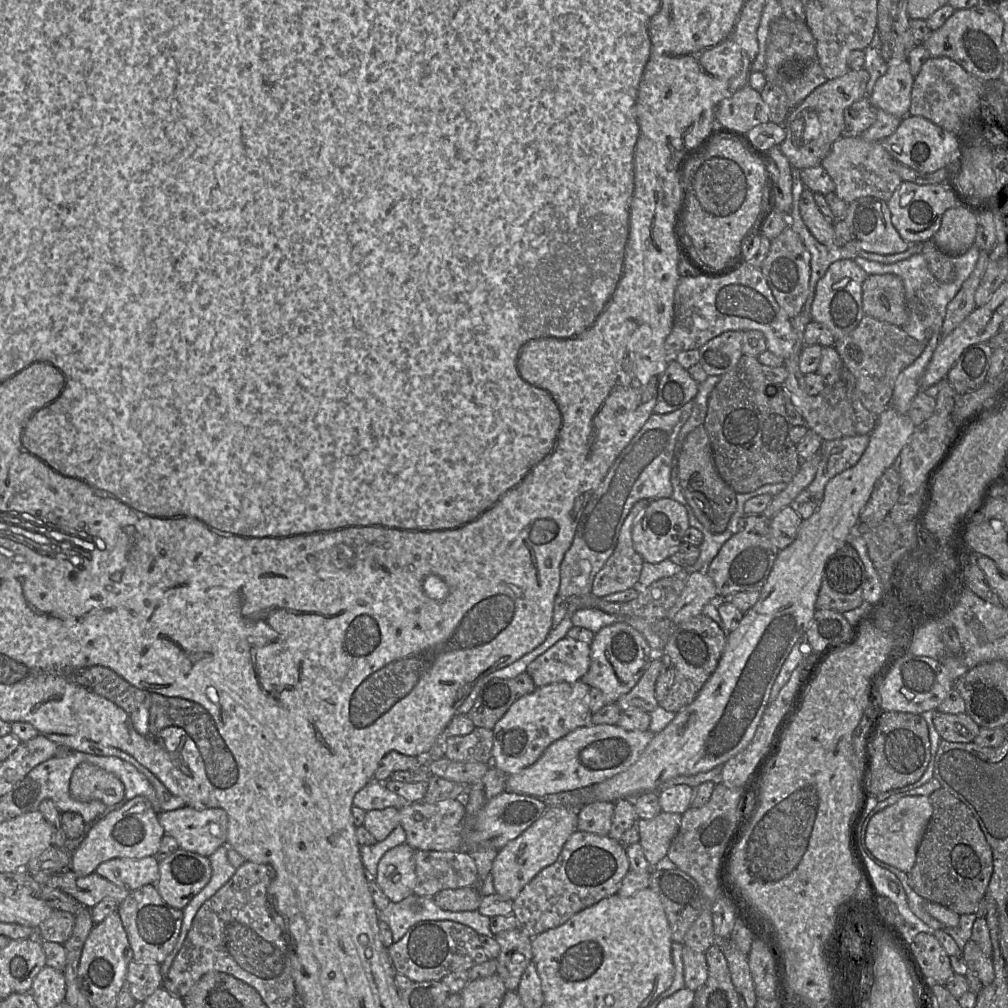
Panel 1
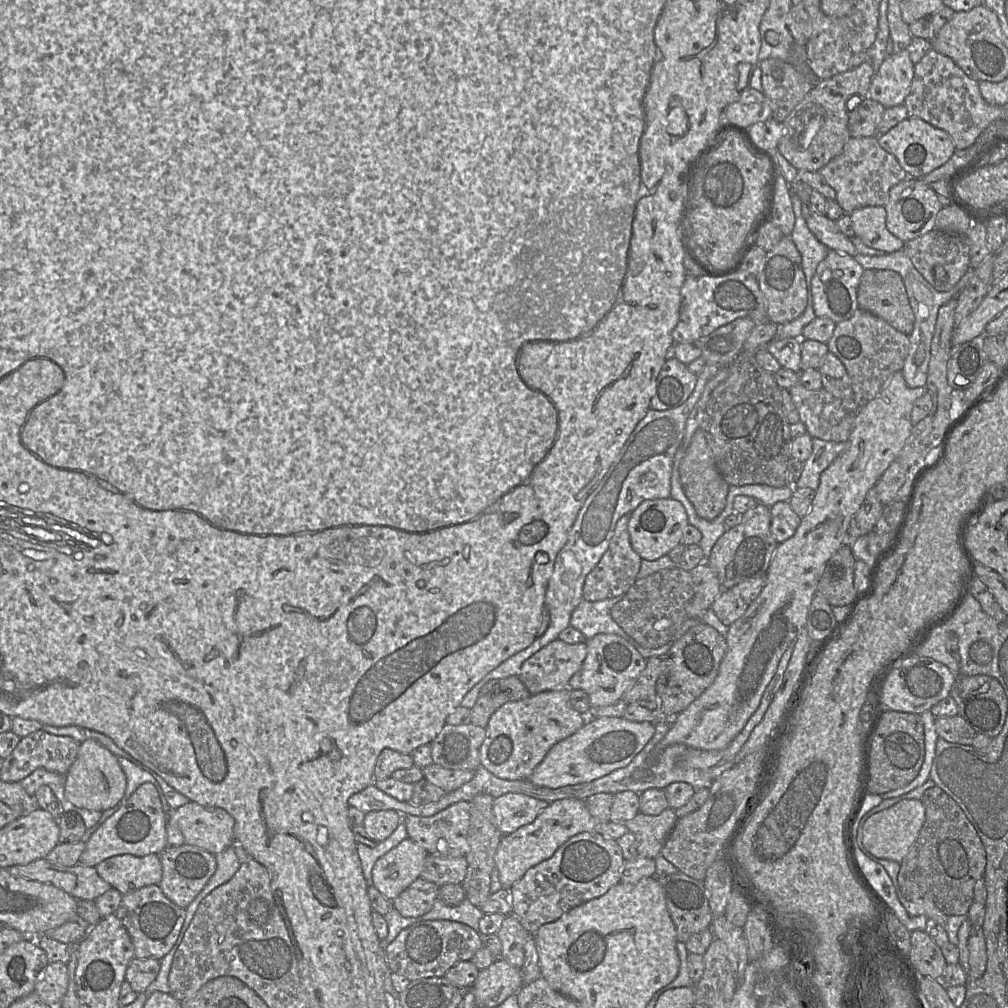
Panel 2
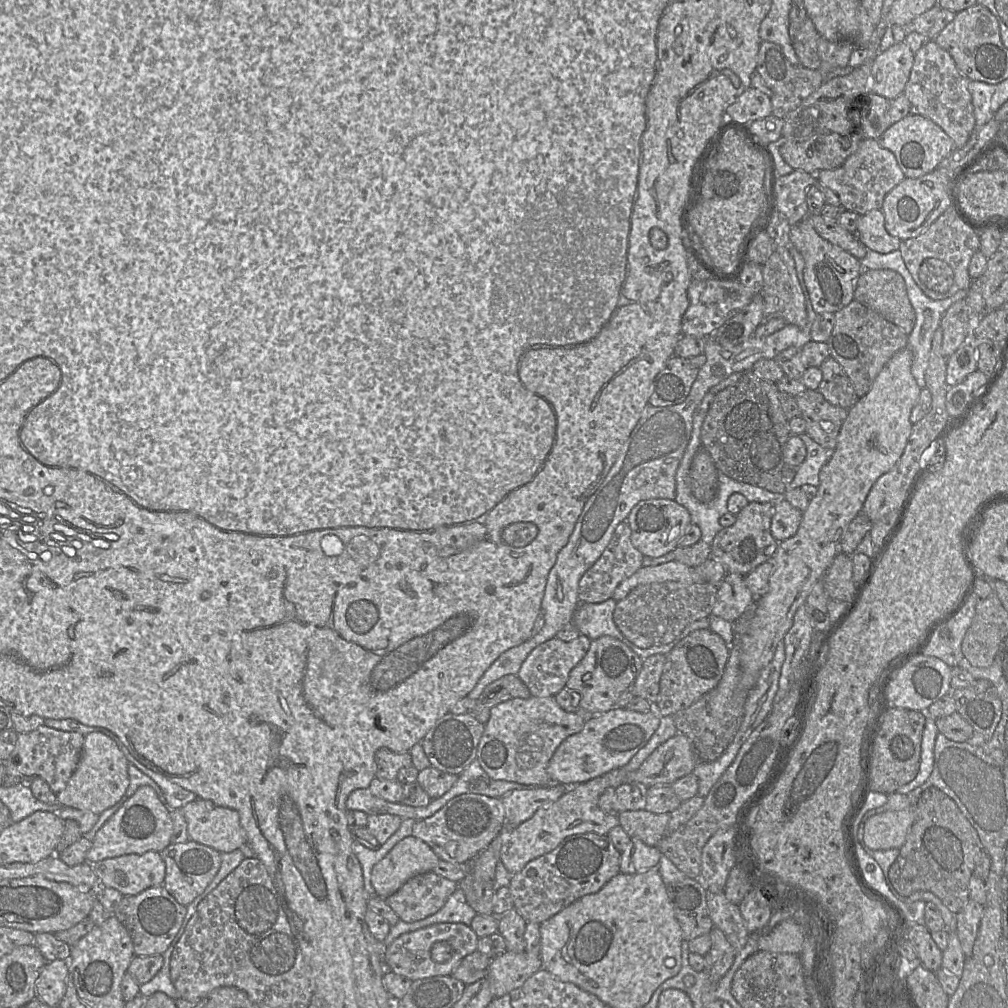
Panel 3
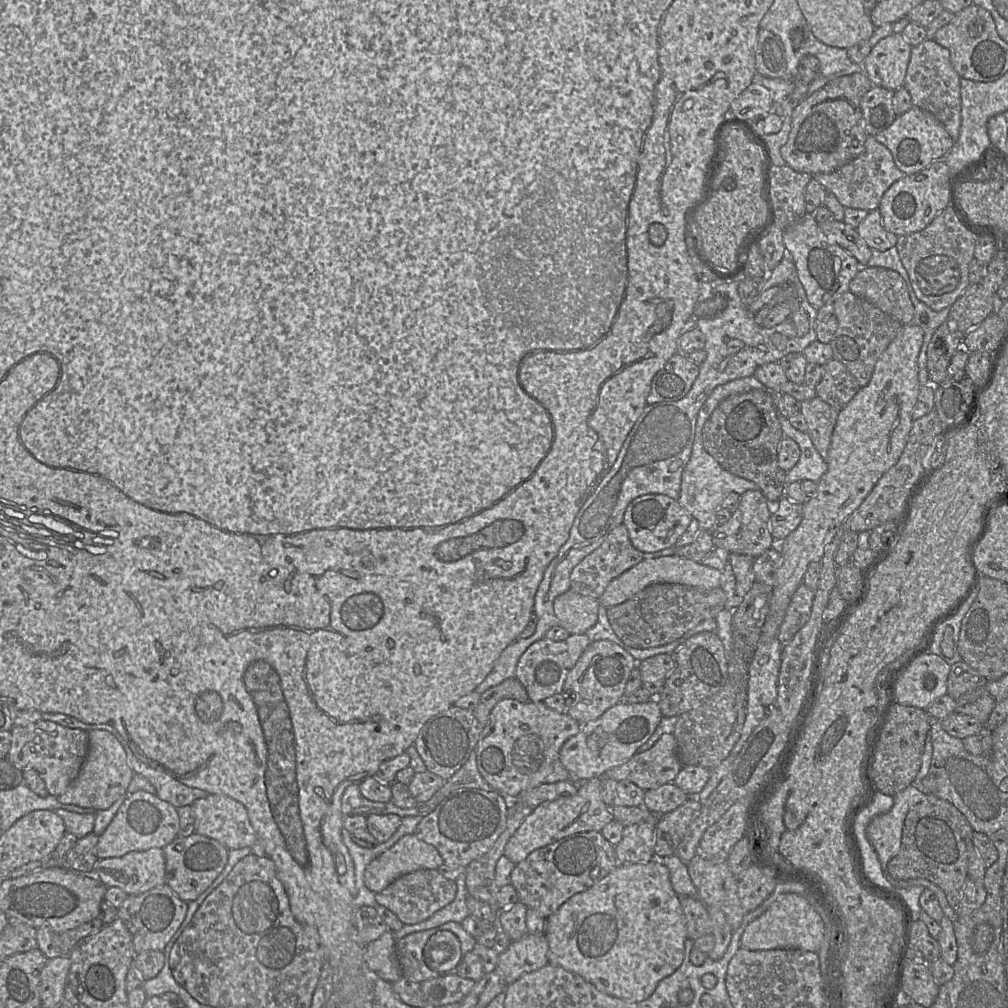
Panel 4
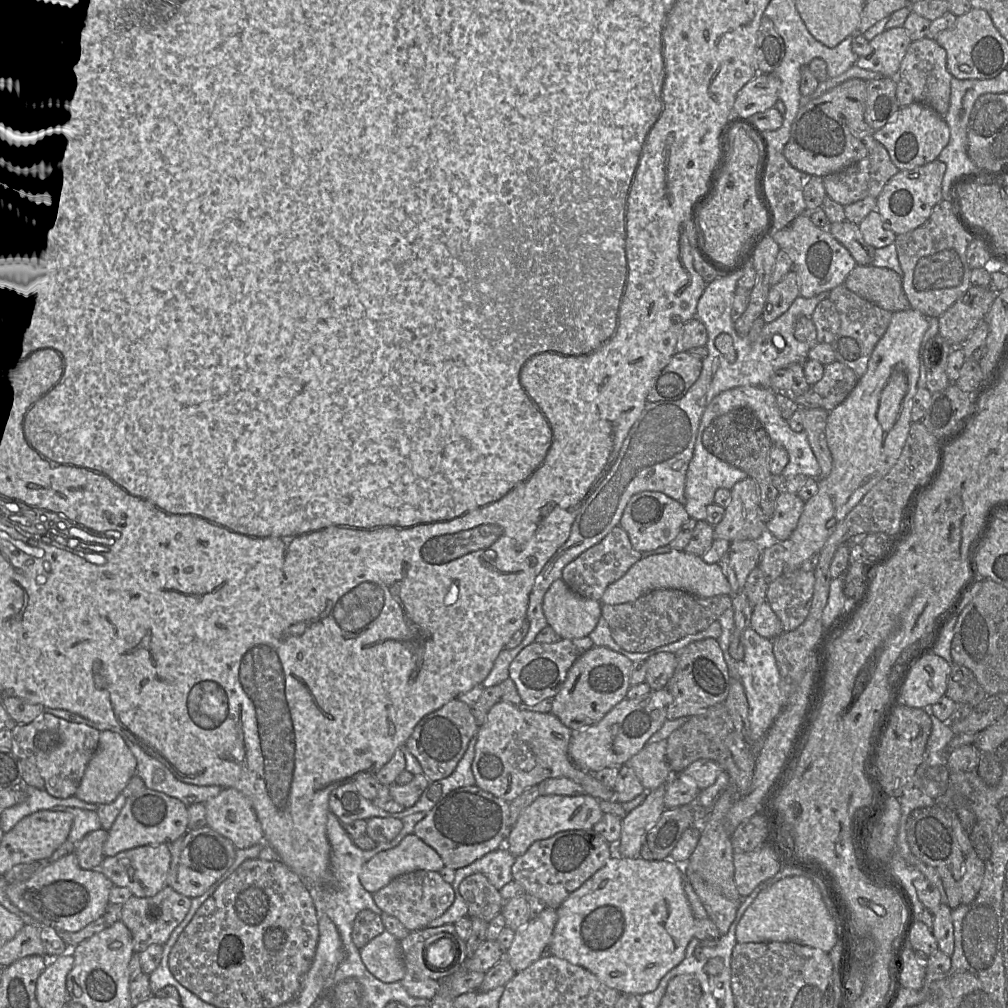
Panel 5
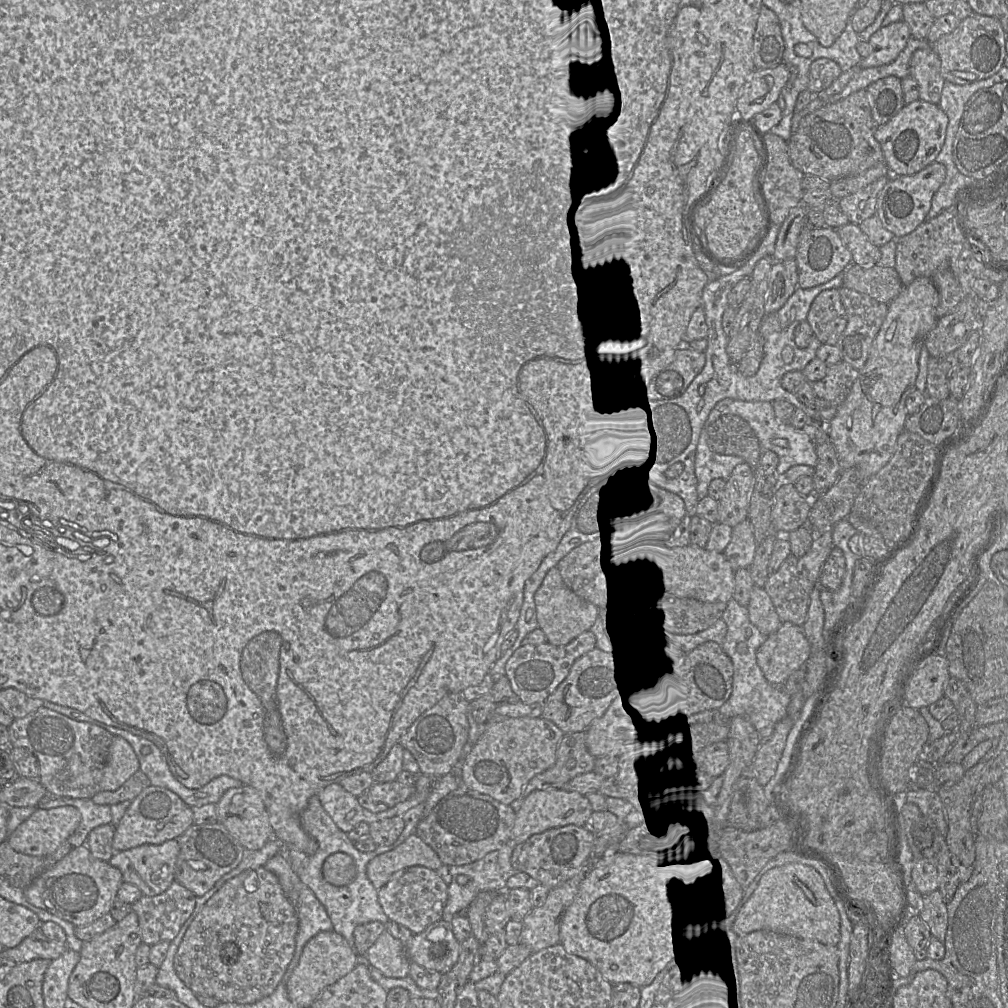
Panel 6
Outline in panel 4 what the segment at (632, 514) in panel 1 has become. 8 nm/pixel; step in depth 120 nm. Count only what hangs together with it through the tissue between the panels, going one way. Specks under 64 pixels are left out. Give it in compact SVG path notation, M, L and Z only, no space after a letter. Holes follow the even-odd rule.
M624 524L617 526L605 541L592 553L586 556L571 572L570 590L582 596L599 599L607 585L623 572L643 560L643 553L632 545L629 533Z

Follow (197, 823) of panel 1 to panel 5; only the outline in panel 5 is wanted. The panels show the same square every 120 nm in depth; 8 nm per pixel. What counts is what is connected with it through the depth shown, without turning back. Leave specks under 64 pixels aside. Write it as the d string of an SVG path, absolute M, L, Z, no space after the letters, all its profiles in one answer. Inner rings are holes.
M223 788L221 792L204 802L207 825L228 838L236 849L244 849L264 840L264 832L250 800L235 788Z

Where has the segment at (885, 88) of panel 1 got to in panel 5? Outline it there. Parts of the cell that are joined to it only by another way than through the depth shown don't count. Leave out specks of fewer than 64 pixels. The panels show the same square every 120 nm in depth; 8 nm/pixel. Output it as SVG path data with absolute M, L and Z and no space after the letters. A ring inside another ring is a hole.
M903 26L885 29L869 41L868 54L858 57L855 65L886 78L896 78L911 42Z

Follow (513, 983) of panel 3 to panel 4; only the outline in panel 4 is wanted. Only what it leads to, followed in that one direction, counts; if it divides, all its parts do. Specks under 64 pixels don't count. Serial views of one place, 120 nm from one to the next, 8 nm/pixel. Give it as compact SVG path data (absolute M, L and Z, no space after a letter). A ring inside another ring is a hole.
M527 933L520 940L512 941L507 950L499 954L496 970L510 985L549 963L548 945L545 933Z

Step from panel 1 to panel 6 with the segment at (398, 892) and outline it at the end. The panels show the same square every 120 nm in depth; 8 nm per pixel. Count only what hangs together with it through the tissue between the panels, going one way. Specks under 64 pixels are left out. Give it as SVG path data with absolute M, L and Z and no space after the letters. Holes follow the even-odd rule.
M414 833L392 851L383 853L370 861L366 874L374 888L379 890L400 870L423 866L436 871L442 865L434 849Z

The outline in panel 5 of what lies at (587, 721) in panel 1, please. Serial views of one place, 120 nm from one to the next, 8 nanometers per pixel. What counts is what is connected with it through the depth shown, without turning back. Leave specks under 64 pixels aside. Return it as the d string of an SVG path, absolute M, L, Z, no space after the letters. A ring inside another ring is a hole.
M507 702L495 704L486 716L485 722L477 732L475 756L472 771L476 786L482 790L511 802L520 796L524 790L550 778L569 778L580 784L585 793L601 800L614 800L614 790L600 783L593 774L576 766L569 757L568 746L573 737L573 731L566 727L552 713L539 713L524 710Z

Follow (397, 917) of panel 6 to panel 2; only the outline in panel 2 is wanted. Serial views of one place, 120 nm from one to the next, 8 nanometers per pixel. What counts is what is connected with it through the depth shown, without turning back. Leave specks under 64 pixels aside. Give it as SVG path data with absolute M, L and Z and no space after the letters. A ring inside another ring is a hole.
M419 877L391 902L403 917L423 916L432 909L439 890L435 883Z

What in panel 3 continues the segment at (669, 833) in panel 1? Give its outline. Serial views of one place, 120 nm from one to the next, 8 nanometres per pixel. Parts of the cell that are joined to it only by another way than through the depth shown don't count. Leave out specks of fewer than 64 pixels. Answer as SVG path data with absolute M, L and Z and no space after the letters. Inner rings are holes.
M645 809L617 814L620 826L630 838L637 838L648 846L656 846L667 834L670 814L655 814Z

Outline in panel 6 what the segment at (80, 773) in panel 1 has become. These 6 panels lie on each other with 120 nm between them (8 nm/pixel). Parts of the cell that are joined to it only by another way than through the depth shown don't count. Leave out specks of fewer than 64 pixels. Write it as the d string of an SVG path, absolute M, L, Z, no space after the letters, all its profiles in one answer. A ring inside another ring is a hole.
M114 736L107 763L98 783L99 791L114 791L122 786L140 768L132 746L122 737Z

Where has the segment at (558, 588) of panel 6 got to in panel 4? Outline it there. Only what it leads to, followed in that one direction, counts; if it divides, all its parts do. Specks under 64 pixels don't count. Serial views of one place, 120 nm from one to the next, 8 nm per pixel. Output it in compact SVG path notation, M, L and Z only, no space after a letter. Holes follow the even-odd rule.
M569 590L555 599L553 608L558 626L566 629L570 635L583 635L598 620L599 599Z

